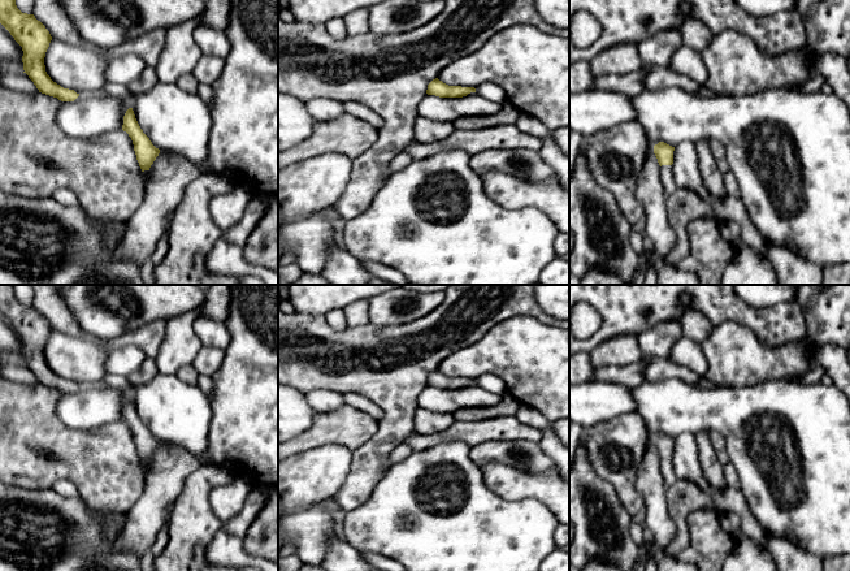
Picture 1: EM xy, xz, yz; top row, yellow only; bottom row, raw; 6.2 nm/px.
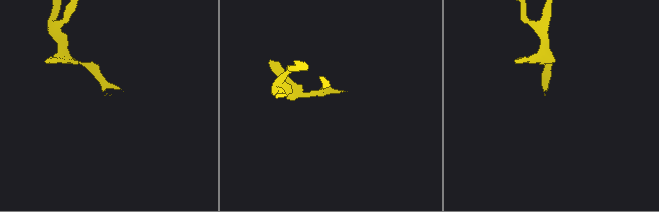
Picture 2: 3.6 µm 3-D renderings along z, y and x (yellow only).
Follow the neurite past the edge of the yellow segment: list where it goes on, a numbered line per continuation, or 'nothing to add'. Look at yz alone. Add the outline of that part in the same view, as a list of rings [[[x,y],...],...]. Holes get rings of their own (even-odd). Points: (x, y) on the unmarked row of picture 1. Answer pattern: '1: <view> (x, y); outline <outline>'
1: yz (666, 462); outline [[[662,457],[660,458],[660,468],[663,473],[663,480],[667,488],[672,486],[677,479],[673,471],[673,458],[672,457]]]

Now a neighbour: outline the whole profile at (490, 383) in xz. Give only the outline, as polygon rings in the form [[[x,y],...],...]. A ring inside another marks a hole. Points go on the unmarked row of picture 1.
[[[486,373],[474,380],[478,388],[485,389],[493,394],[504,395],[507,393],[506,382],[496,375]]]

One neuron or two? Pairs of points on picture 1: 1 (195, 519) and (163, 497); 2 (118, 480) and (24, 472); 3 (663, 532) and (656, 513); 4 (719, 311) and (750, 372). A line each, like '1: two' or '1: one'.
1: two
2: one
3: one
4: two

